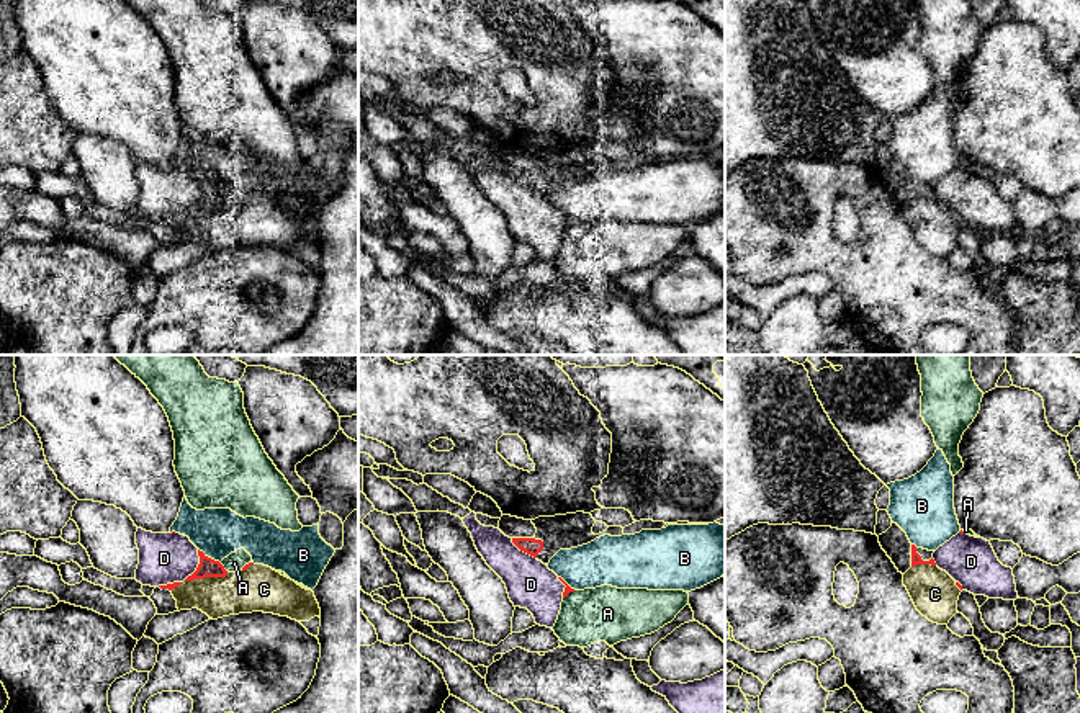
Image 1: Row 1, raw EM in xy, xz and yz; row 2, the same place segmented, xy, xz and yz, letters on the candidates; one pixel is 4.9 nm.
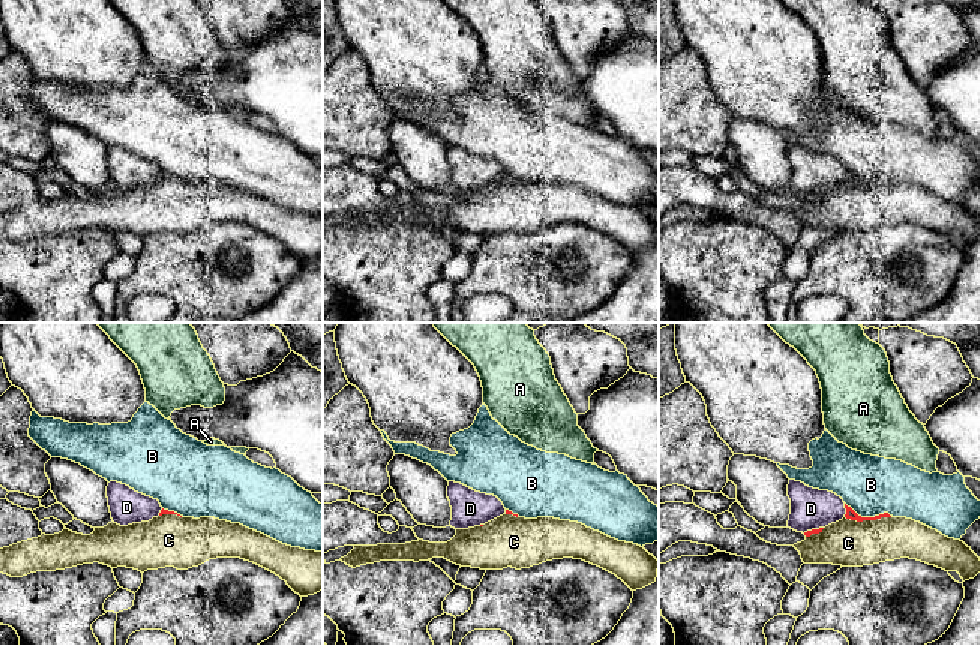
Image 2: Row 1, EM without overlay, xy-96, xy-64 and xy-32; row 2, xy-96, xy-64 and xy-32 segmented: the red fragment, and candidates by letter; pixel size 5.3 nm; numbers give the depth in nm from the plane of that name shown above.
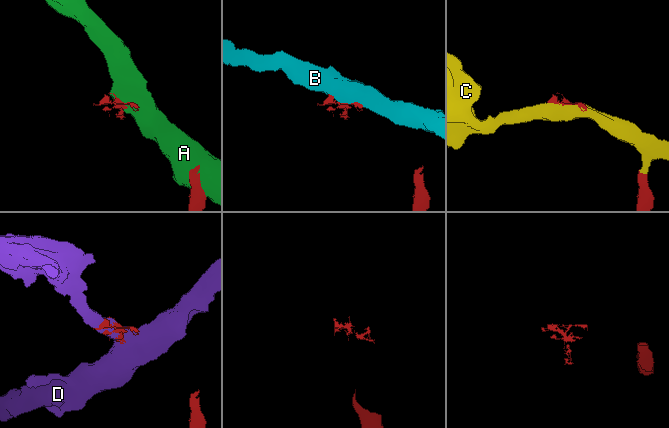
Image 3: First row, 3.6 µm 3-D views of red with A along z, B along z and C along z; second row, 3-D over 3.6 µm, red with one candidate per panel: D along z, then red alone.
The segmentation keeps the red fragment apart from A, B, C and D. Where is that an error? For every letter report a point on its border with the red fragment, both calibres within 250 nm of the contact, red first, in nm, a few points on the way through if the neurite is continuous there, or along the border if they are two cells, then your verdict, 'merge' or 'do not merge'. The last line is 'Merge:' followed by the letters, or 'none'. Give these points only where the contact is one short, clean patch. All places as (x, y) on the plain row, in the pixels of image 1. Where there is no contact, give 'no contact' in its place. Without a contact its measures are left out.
A: xy (223, 201) | 100/90 nm | do not merge
B: xy (210, 192) | 100/240 nm | do not merge
C: xy (206, 210) | 100/220 nm | merge
D: xy (198, 200) | 100/260 nm | do not merge
Merge: C

